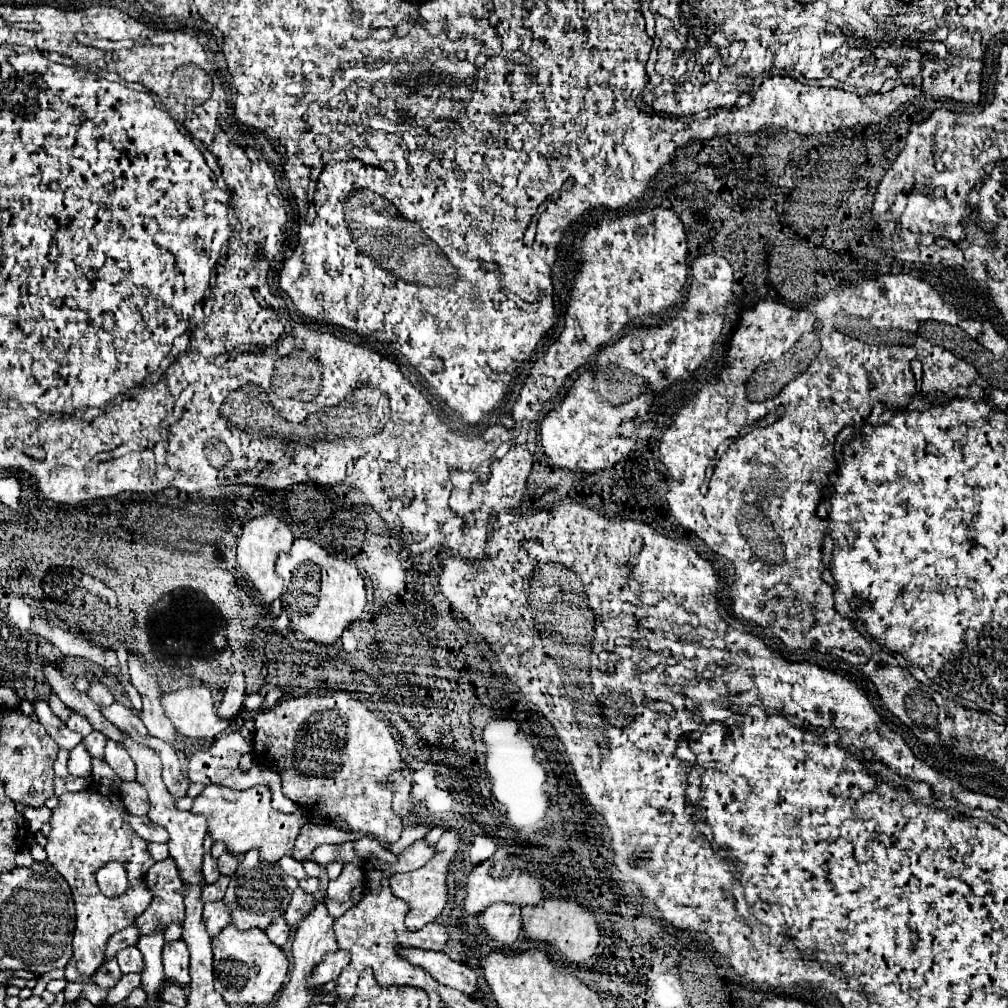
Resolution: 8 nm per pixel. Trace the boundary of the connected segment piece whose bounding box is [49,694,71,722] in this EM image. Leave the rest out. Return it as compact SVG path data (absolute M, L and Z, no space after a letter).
M51 694L49 696L49 706L51 706L51 710L53 710L53 714L55 716L59 716L63 722L69 718L69 714L71 714L71 710L59 700L59 696L55 696L55 694Z

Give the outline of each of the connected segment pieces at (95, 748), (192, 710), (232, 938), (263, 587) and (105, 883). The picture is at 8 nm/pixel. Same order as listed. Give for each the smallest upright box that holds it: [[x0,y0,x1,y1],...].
[[83,732,105,758],[161,686,231,742],[213,924,289,1006],[237,514,293,604],[97,862,127,896]]

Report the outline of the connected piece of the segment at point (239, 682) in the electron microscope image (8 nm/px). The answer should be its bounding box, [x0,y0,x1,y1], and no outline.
[217,672,245,718]

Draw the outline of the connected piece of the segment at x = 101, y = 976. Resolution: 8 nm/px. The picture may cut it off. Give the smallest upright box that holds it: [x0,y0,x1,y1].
[93,958,123,988]

